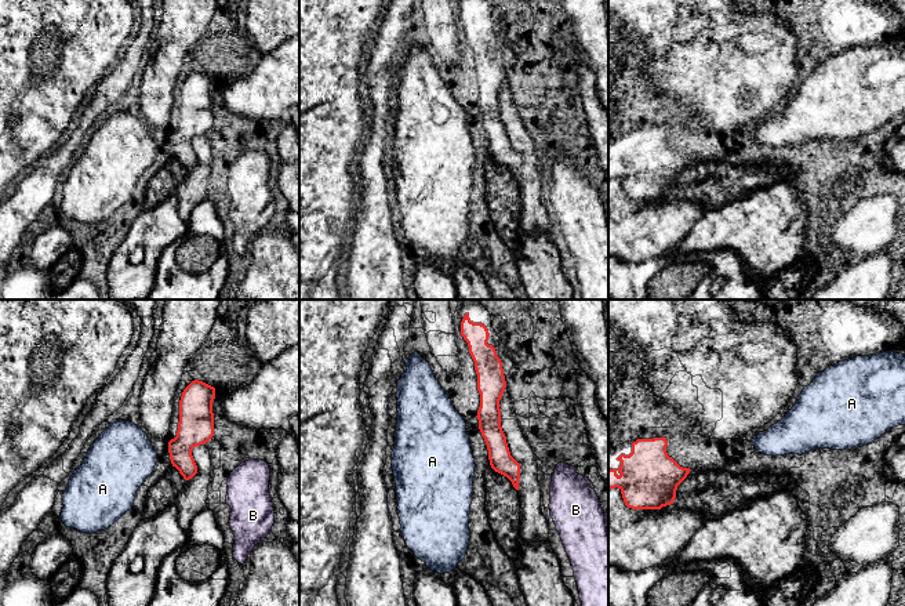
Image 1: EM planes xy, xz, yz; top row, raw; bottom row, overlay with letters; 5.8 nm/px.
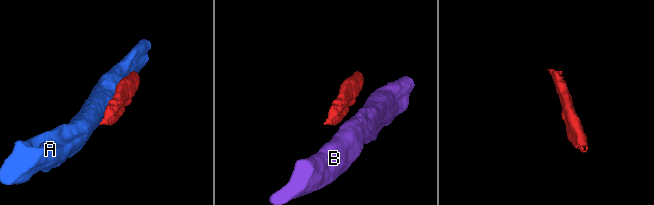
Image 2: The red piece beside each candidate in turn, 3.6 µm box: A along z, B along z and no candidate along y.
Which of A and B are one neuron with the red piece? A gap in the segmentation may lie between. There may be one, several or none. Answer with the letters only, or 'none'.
none

